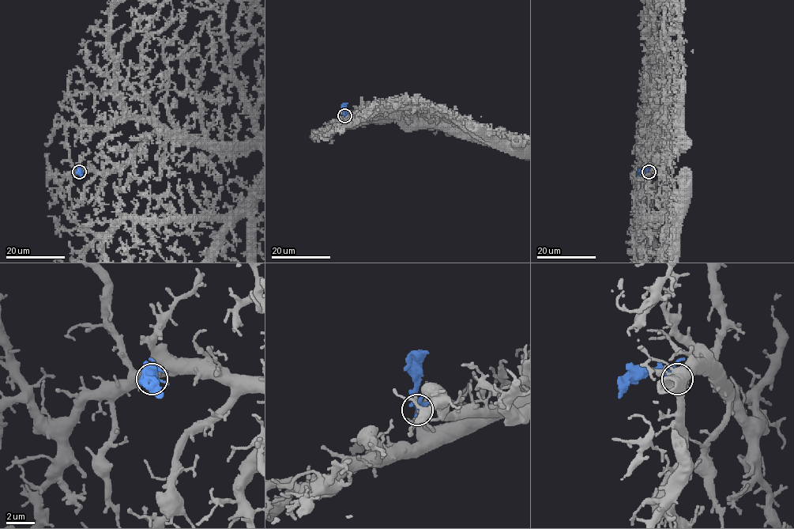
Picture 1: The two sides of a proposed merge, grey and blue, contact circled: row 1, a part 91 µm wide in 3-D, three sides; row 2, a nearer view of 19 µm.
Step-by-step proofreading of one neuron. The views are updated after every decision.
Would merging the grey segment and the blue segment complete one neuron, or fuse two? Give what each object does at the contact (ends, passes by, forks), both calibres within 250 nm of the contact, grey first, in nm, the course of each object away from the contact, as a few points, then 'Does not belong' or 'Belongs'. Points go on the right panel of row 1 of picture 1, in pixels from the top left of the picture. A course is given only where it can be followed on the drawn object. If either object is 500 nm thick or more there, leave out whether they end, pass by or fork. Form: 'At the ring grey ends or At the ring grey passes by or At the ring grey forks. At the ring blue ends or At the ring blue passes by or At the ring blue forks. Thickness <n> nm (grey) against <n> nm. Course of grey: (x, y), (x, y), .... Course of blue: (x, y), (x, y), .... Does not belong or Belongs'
At the ring grey passes by. At the ring blue forks. Thickness 150 nm (grey) against 200 nm. Course of grey: (648, 171), (652, 170), (647, 170), (648, 164), (634, 202), (641, 219), (669, 219), (679, 213). Course of blue: (649, 171), (641, 170), (637, 175). Does not belong

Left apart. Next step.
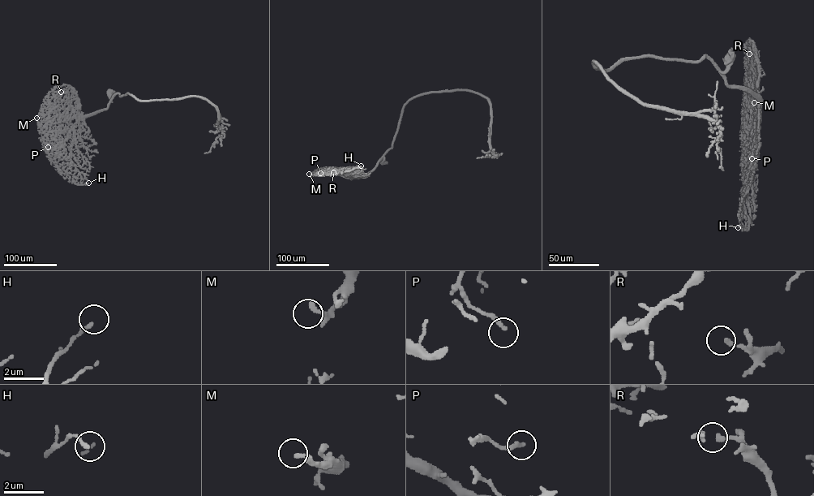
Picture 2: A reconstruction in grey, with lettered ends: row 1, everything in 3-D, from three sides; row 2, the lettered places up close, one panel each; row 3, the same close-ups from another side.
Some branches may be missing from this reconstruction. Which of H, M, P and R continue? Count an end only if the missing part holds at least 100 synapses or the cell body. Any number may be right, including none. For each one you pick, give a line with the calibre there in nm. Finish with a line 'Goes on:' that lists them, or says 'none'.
Goes on: none

